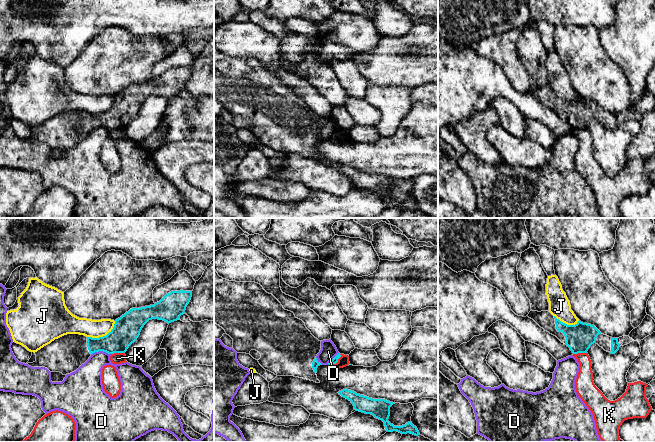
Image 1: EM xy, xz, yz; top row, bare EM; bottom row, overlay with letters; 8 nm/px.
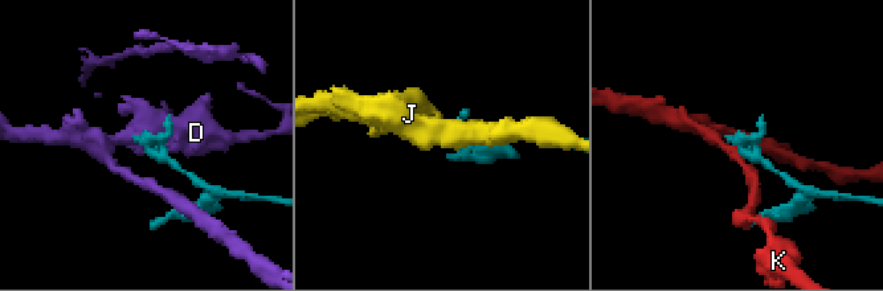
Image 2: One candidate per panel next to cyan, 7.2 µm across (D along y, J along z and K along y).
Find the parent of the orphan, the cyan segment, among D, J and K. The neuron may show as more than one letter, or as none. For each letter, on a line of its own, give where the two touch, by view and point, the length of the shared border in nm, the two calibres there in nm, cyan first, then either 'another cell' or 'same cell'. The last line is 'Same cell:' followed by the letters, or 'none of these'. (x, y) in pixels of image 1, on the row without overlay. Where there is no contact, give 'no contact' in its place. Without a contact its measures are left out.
D: xy (100, 126) | 160 nm | 200/220 nm | another cell
J: xy (103, 112) | 260 nm | 220/140 nm | another cell
K: xy (117, 128) | 110 nm | 220/100 nm | another cell
Same cell: none of these

